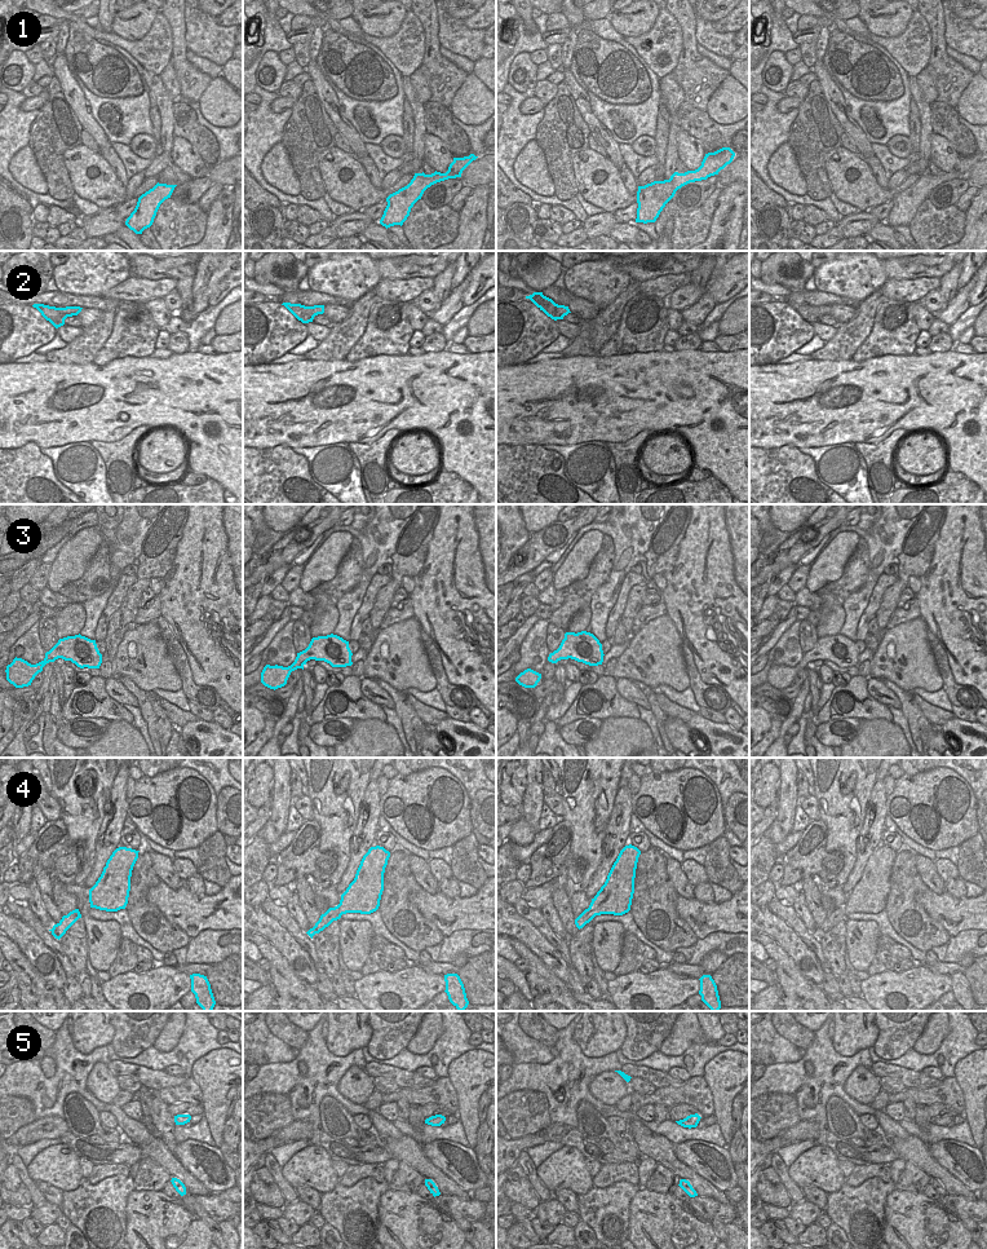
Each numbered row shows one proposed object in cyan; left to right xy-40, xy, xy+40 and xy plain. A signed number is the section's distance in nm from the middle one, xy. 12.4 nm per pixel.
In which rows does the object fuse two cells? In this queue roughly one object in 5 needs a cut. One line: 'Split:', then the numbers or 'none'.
Split: 2

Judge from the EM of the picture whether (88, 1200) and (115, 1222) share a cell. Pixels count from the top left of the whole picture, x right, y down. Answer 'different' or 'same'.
same

